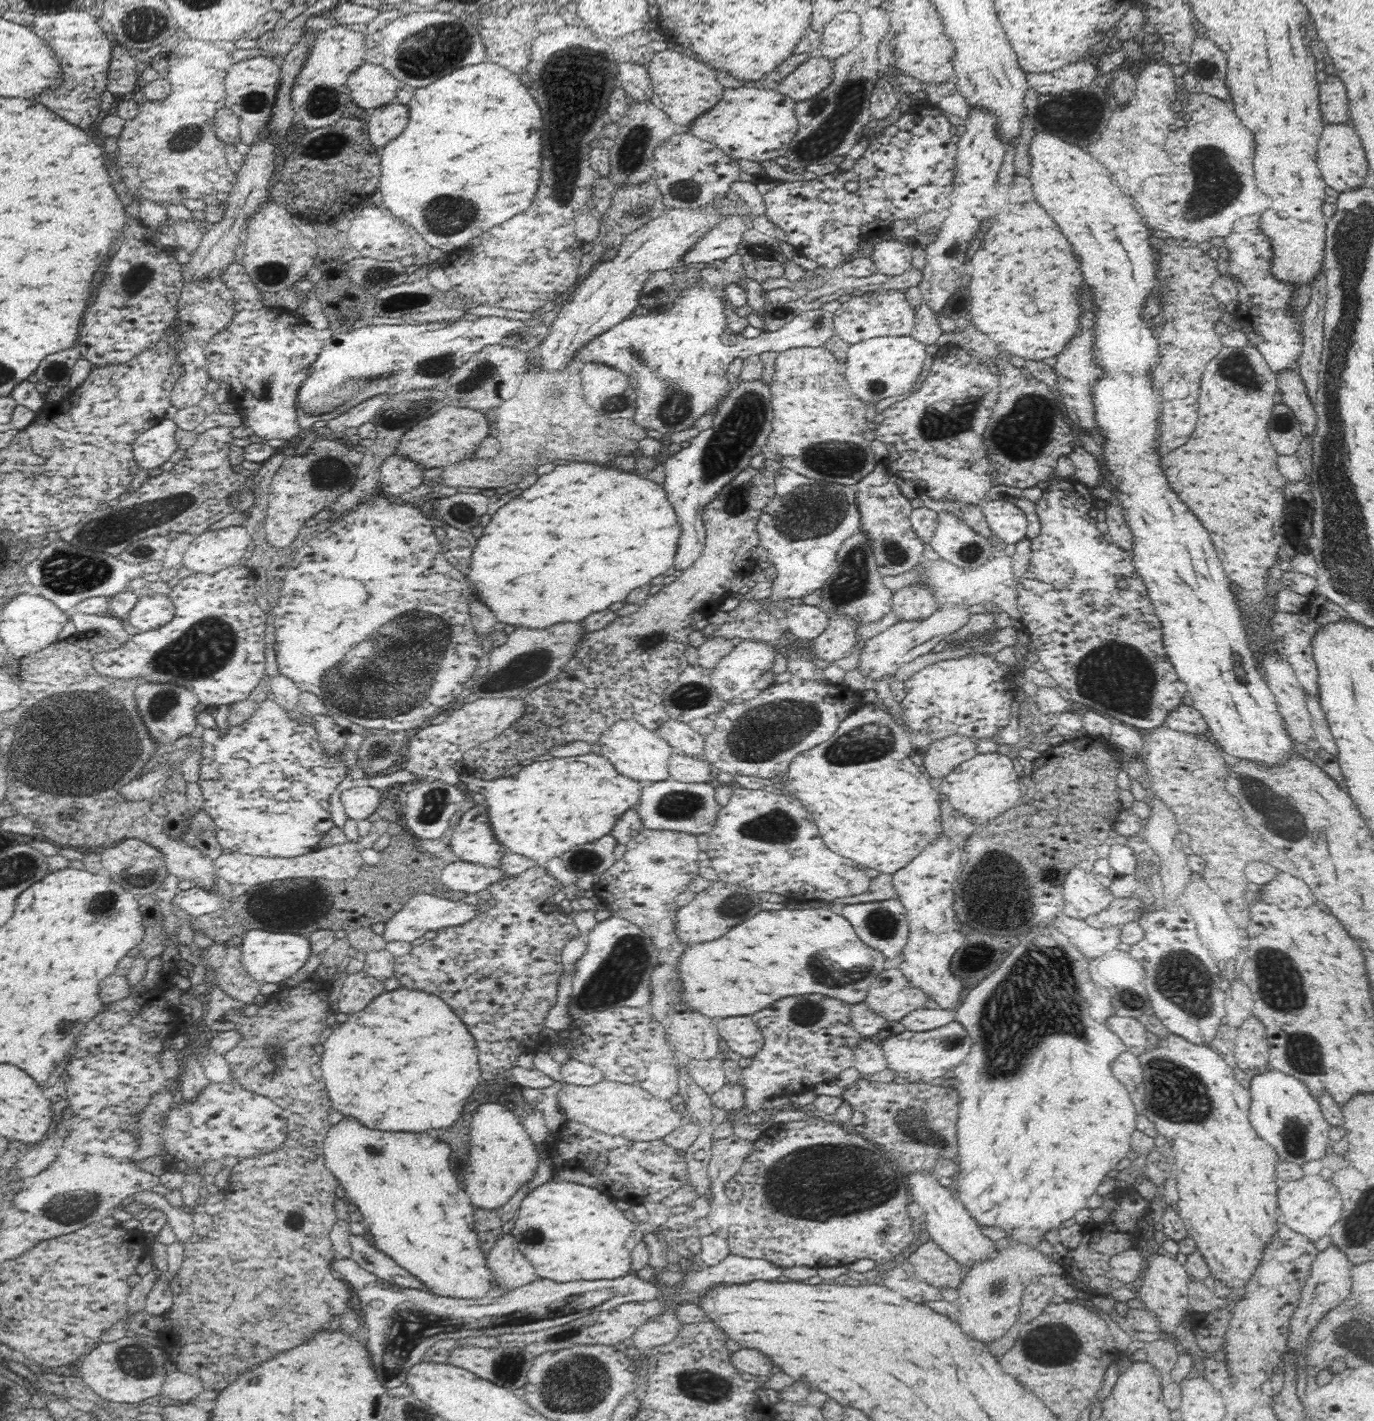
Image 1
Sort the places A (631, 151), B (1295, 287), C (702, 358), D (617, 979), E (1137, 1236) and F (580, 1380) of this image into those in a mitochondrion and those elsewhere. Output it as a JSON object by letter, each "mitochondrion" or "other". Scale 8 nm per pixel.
{"A":"mitochondrion","B":"other","C":"other","D":"mitochondrion","E":"other","F":"mitochondrion"}

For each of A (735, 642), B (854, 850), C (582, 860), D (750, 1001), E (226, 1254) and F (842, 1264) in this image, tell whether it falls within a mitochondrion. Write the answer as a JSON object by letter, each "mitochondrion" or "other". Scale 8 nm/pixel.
{"A":"other","B":"other","C":"mitochondrion","D":"other","E":"other","F":"other"}

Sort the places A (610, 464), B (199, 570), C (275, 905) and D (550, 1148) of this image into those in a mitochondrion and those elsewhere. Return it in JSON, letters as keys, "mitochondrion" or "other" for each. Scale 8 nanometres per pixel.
{"A":"other","B":"other","C":"mitochondrion","D":"other"}

